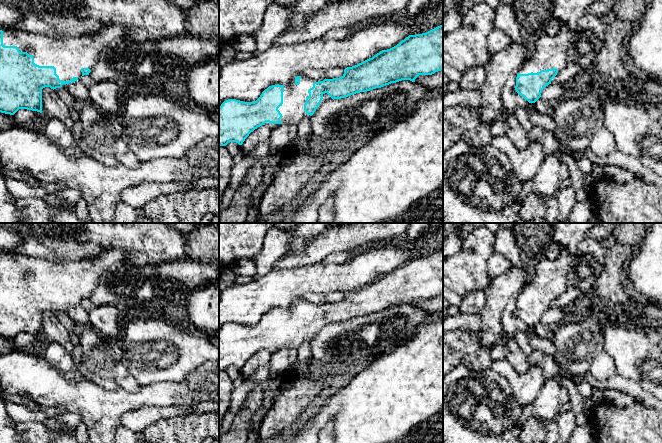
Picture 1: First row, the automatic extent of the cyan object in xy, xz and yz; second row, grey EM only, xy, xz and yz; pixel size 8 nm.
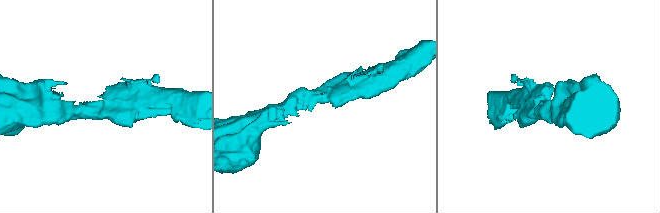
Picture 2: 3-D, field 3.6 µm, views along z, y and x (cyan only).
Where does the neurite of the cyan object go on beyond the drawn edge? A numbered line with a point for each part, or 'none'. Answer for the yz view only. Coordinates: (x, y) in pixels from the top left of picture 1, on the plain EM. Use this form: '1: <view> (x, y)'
1: yz (548, 276)

